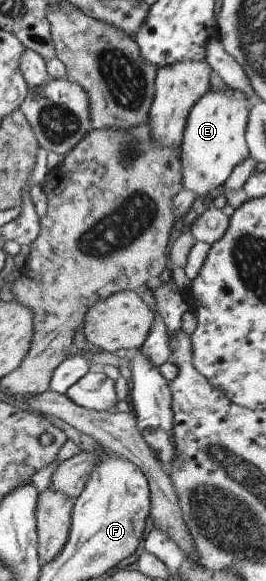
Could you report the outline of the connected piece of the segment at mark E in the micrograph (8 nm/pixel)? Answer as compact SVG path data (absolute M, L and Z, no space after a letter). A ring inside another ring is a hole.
M226 84L219 90L208 89L195 101L179 145L183 189L202 197L210 189L223 185L234 167L249 156L244 134L250 105L241 91Z

